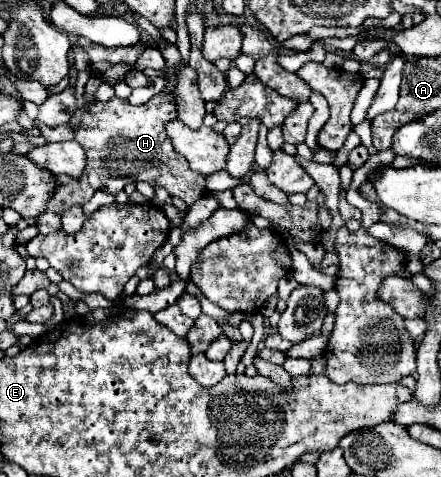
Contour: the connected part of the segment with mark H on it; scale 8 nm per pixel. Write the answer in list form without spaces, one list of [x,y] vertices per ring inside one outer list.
[[[156,94],[142,106],[132,106],[128,100],[114,96],[108,102],[94,102],[86,112],[80,110],[78,116],[70,120],[70,124],[76,130],[76,142],[86,150],[86,172],[82,174],[80,182],[70,180],[68,176],[58,178],[58,192],[54,194],[54,200],[50,200],[46,212],[38,216],[38,230],[42,234],[56,232],[60,228],[60,216],[66,208],[88,202],[96,190],[118,194],[128,182],[136,184],[142,180],[152,186],[162,186],[170,196],[182,198],[188,206],[202,198],[206,192],[204,176],[194,172],[188,160],[184,160],[184,156],[174,150],[170,136],[164,130],[164,124],[176,118],[178,104],[174,94]]]

